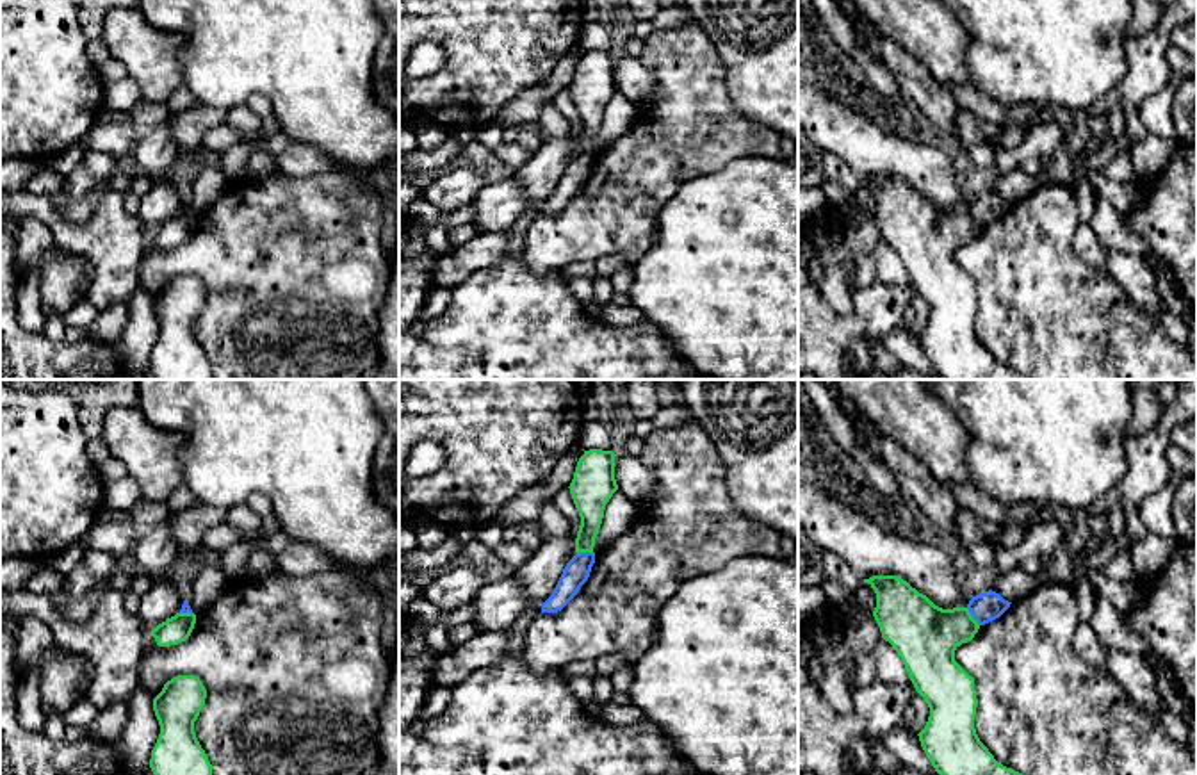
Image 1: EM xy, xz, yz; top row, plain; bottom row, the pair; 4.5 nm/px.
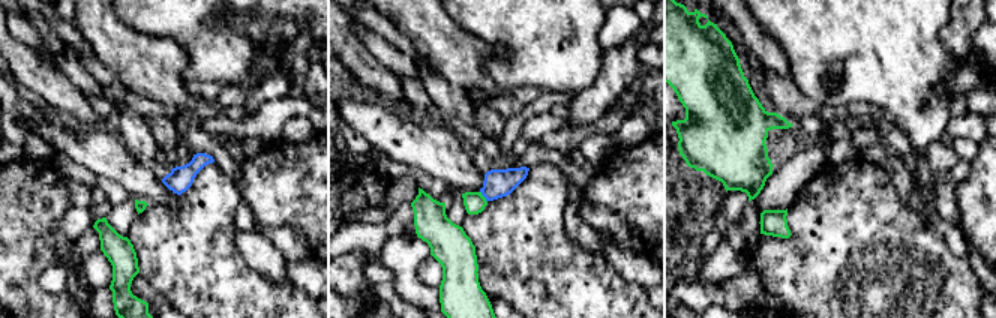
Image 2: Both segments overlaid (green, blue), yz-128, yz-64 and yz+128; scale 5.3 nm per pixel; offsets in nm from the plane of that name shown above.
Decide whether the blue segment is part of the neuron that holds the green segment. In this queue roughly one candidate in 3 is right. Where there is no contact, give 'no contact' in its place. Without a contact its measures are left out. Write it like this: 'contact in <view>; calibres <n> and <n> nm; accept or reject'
contact in yz; calibres 300 and 130 nm; reject

